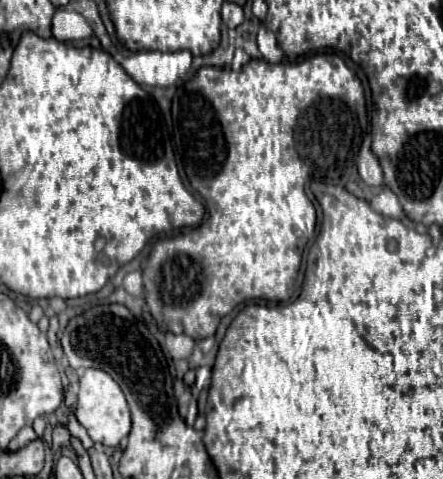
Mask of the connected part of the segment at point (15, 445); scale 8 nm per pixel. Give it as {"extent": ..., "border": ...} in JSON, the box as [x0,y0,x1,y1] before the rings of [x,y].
{"extent":[8,427,36,451],"border":[[[24,427],[12,441],[10,441],[10,445],[8,445],[8,451],[16,451],[16,449],[20,449],[20,447],[24,447],[24,445],[28,445],[30,441],[34,441],[36,439],[36,433],[34,433],[34,429],[32,427]]]}

